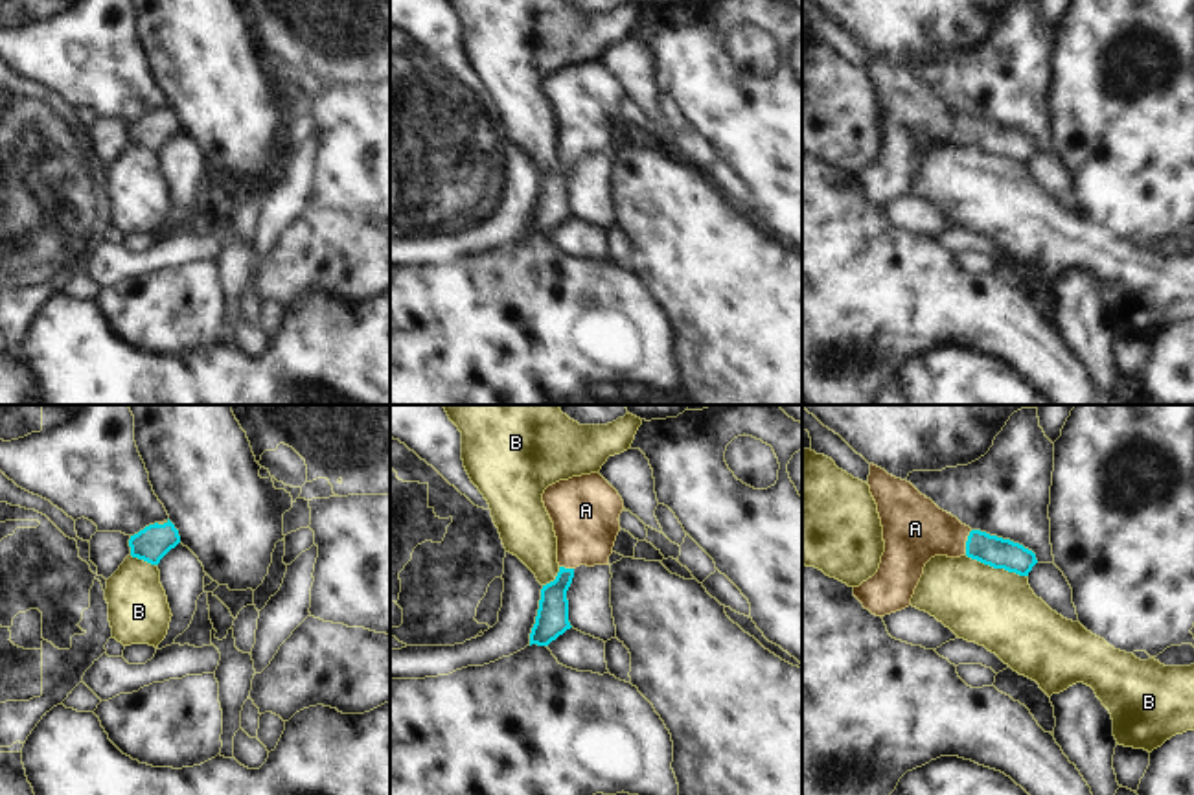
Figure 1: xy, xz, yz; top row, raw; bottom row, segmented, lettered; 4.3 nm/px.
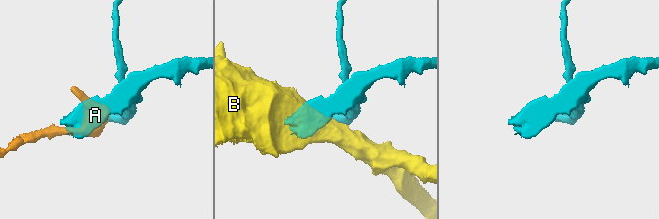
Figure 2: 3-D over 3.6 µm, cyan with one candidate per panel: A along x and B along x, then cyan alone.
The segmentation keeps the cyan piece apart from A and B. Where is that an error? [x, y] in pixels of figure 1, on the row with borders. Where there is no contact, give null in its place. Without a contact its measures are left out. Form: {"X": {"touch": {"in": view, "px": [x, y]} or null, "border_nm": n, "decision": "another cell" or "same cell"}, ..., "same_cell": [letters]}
{"A": {"touch": {"in": "yz", "px": [966, 543]}, "border_nm": 120, "decision": "same cell"}, "B": {"touch": {"in": "yz", "px": [996, 567]}, "border_nm": 280, "decision": "another cell"}, "same_cell": ["A"]}

